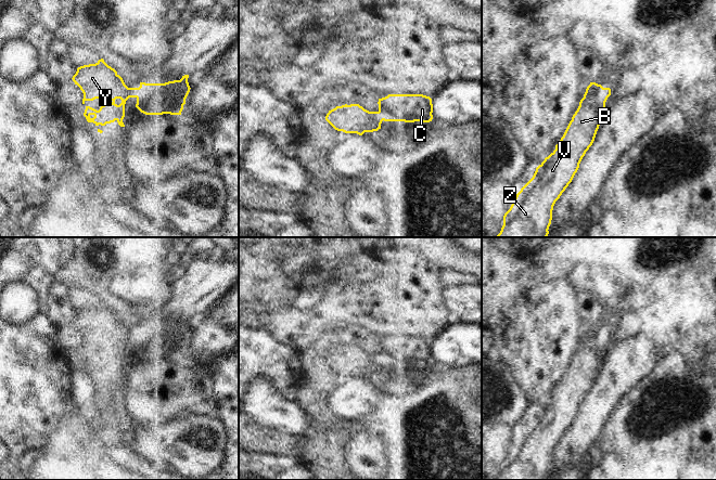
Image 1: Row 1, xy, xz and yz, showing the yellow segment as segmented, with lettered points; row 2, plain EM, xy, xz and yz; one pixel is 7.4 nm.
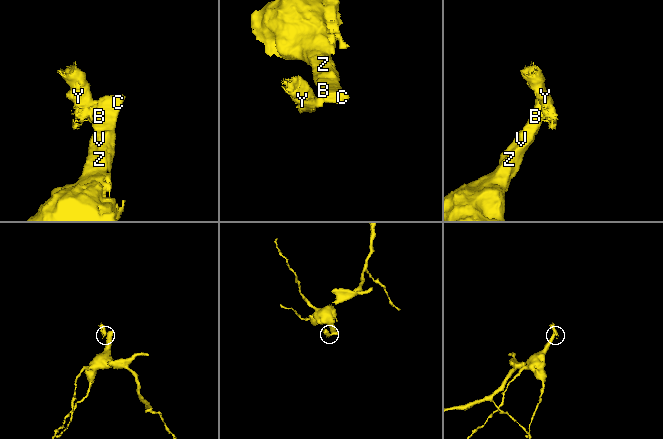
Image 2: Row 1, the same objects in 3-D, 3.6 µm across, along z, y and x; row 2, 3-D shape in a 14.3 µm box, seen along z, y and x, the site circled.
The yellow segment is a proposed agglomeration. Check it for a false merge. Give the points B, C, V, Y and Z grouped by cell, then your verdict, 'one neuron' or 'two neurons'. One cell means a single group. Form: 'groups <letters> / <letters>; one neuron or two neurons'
groups B C V Z / Y; two neurons

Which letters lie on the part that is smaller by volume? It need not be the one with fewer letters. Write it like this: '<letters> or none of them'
Y

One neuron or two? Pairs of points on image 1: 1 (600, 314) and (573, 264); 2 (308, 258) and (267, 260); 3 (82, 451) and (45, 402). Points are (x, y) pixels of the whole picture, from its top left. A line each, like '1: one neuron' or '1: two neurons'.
1: two neurons
2: two neurons
3: two neurons

